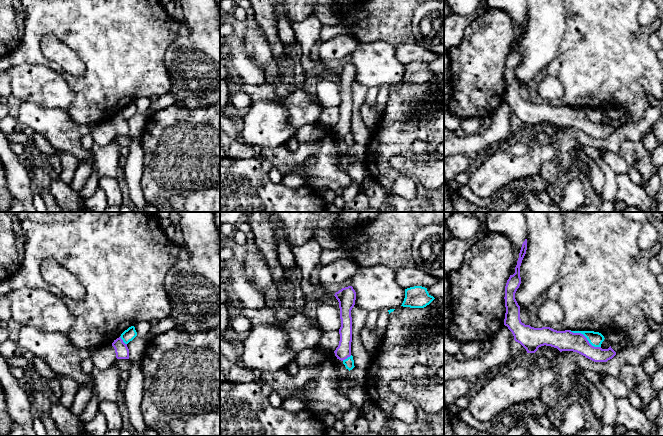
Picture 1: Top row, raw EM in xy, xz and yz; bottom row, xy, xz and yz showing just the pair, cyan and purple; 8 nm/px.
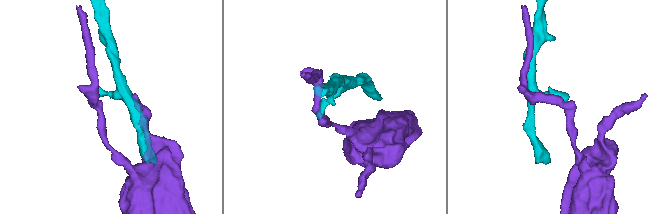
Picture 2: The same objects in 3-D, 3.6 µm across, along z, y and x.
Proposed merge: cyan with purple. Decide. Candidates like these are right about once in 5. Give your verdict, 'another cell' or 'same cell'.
another cell

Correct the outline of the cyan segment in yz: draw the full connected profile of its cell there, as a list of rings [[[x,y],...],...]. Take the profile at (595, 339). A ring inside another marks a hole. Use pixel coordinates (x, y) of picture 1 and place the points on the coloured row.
[[[571,331],[573,333],[583,334],[589,343],[594,347],[601,347],[602,342],[604,341],[604,336],[599,332],[594,331]]]

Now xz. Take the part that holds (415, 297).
[[[414,286],[405,289],[405,298],[401,306],[410,308],[424,308],[435,298],[431,296],[427,288]]]

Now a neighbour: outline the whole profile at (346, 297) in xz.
[[[352,286],[342,288],[334,295],[339,302],[341,327],[340,341],[334,351],[337,359],[343,361],[351,356],[352,317],[351,310],[355,305],[356,292]]]

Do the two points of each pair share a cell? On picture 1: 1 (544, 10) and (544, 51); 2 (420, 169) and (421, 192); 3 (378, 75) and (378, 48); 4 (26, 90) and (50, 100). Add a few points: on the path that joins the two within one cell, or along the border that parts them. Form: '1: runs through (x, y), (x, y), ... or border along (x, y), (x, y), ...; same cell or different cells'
1: runs through (544, 20), (544, 41); same cell
2: border along (422, 185), (433, 189); different cells
3: runs through (378, 68), (378, 57), (380, 55); same cell
4: runs through (32, 90), (40, 90), (44, 94); same cell

